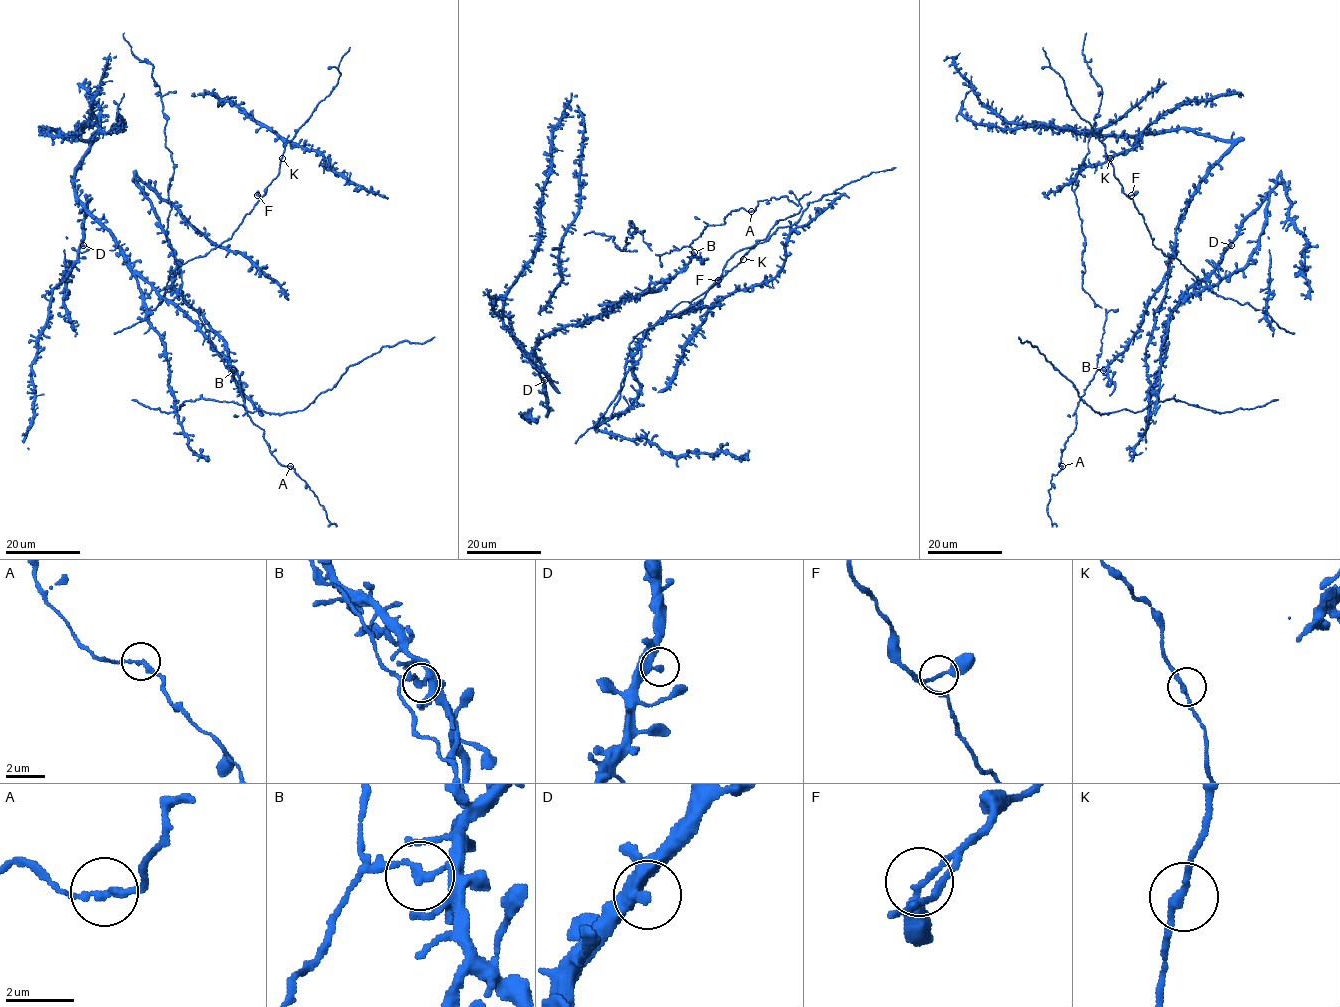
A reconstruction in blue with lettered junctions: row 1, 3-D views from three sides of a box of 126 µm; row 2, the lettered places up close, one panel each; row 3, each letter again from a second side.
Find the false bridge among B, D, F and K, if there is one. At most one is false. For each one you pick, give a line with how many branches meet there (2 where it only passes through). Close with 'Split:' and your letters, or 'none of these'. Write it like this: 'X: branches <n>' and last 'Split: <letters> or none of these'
B: branches 2
Split: B

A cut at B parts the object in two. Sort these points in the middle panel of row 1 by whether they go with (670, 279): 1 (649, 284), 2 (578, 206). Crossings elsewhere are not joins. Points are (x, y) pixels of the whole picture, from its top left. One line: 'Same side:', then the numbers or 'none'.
Same side: 1, 2

